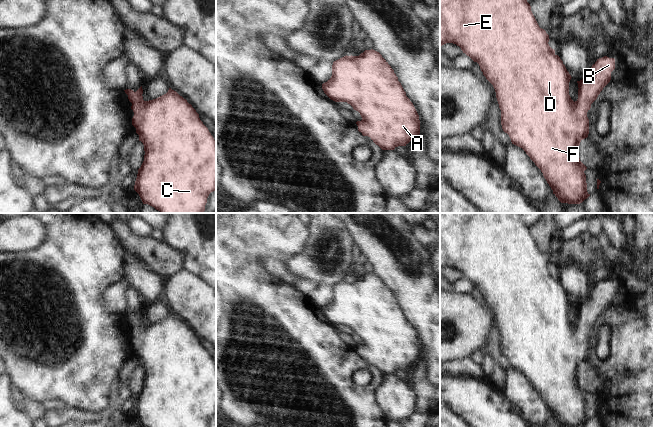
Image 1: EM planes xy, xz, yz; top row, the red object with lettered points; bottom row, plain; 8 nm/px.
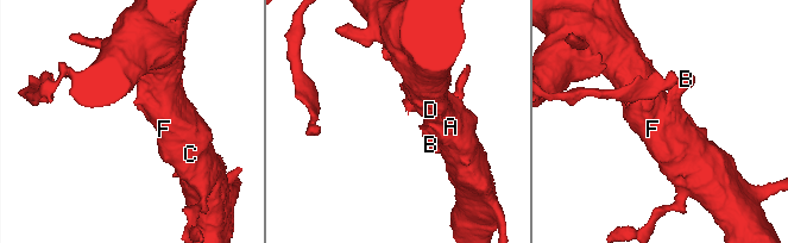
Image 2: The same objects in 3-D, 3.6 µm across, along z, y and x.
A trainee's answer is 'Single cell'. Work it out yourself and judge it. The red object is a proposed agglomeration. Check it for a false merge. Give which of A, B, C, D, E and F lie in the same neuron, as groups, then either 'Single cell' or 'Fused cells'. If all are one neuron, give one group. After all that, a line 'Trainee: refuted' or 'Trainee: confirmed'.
Groups: A B C D E F. Single cell.
Trainee: confirmed

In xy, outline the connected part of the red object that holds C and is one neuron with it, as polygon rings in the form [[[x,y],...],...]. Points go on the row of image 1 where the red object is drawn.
[[[142,86],[136,92],[131,89],[124,91],[132,103],[132,125],[136,128],[139,141],[144,145],[144,161],[138,169],[134,185],[143,204],[148,204],[161,213],[204,213],[209,194],[216,190],[216,141],[200,120],[199,114],[171,88],[166,94],[149,101],[143,100]]]

